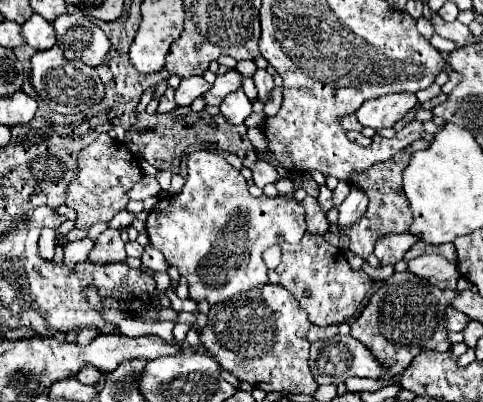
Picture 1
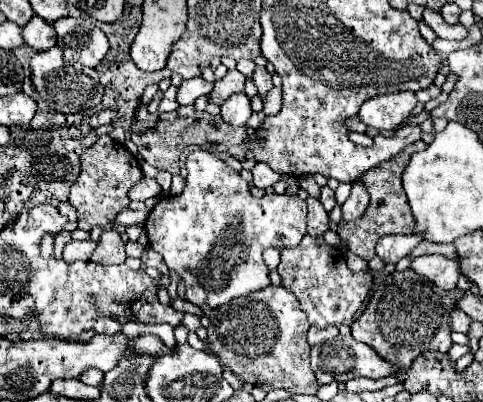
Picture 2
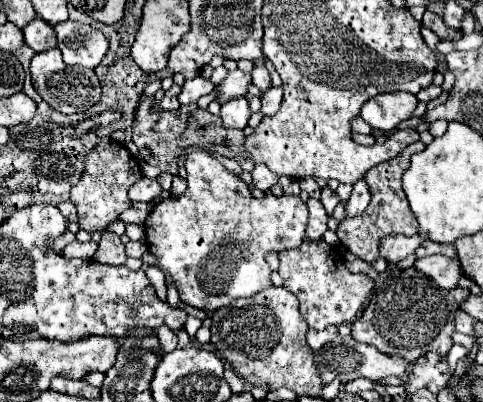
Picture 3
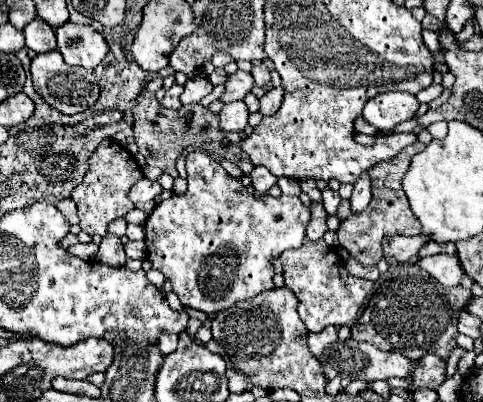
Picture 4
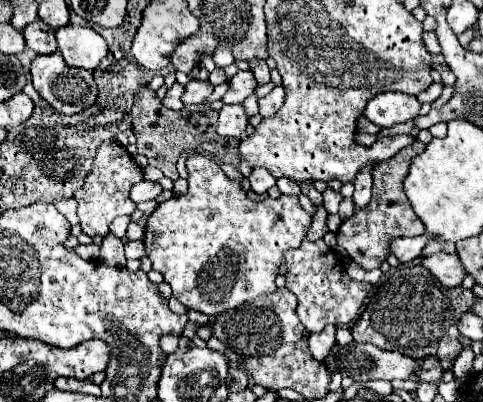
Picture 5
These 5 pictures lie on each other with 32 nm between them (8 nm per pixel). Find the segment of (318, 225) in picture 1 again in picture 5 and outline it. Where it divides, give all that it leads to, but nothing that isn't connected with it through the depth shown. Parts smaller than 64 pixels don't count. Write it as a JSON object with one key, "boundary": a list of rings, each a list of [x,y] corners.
{"boundary":[[[316,206],[316,212],[314,212],[314,216],[312,216],[312,224],[310,224],[308,234],[306,234],[306,238],[308,238],[310,242],[320,240],[320,238],[328,232],[326,218],[328,218],[328,212],[324,212],[324,206]]]}

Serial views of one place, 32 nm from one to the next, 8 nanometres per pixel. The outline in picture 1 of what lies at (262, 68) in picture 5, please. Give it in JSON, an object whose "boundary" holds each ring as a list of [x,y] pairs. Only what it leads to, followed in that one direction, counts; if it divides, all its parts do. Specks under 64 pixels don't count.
{"boundary":[[[258,70],[258,72],[254,74],[254,84],[256,84],[256,88],[258,88],[258,98],[260,98],[260,102],[262,102],[262,104],[270,102],[270,94],[272,94],[272,90],[274,90],[274,80],[272,80],[272,76],[270,76],[266,70]]]}

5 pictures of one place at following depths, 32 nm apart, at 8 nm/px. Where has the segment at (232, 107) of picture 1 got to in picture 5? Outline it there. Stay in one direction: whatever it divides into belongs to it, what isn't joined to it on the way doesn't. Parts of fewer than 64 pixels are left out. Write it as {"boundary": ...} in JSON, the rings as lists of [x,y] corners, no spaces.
{"boundary":[[[228,104],[220,110],[220,122],[218,122],[220,136],[240,138],[246,126],[248,126],[248,116],[242,104]]]}

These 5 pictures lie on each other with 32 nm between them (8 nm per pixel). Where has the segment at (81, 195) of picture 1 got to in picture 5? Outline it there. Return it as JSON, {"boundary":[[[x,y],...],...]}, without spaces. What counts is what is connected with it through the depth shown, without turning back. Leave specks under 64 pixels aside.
{"boundary":[[[104,140],[92,160],[92,170],[86,176],[84,186],[74,192],[82,232],[88,236],[106,236],[108,224],[116,216],[130,216],[136,210],[136,204],[130,200],[130,188],[140,180],[144,180],[142,168],[134,162],[126,148],[116,140]]]}

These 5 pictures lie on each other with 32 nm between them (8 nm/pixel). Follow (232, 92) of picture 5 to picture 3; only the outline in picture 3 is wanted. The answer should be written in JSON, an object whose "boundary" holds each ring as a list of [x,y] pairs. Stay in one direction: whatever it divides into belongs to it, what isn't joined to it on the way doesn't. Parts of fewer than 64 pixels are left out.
{"boundary":[[[240,70],[228,72],[228,76],[218,84],[216,102],[222,104],[222,102],[228,102],[232,96],[244,96],[250,80],[252,78],[248,74],[244,74],[244,72],[240,72]]]}

